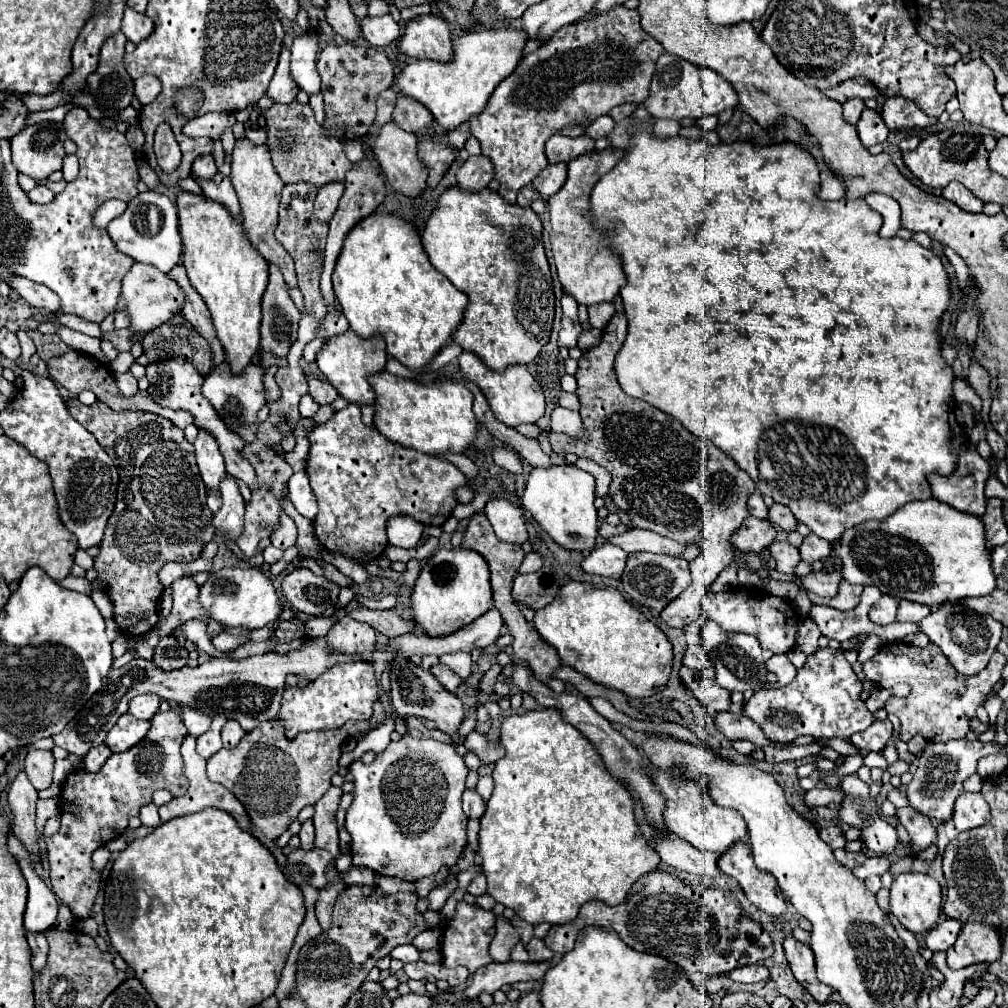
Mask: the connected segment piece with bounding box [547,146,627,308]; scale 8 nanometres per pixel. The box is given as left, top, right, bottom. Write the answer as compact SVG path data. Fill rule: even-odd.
M605 148L603 152L591 152L585 156L579 156L577 160L569 162L569 174L563 188L553 194L549 204L551 214L551 248L553 248L553 260L557 266L557 274L563 286L563 292L573 296L583 306L595 306L601 302L613 302L613 298L619 294L619 290L627 284L627 278L623 274L621 260L605 250L601 244L601 234L591 226L591 214L589 214L589 194L597 180L607 174L617 160L623 156L623 150Z

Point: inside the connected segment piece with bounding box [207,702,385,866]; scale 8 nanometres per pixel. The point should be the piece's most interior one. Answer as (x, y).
(274, 776)

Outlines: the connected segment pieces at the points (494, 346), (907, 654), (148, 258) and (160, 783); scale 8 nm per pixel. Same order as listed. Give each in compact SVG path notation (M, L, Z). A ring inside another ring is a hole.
M449 188L441 194L437 208L429 216L421 234L421 242L431 264L469 296L463 322L453 332L453 342L459 344L465 352L479 356L483 364L495 372L503 372L507 366L533 362L541 348L549 342L555 306L553 280L543 252L539 216L531 208L505 202L489 188L481 192Z
M905 642L885 644L873 658L863 664L863 674L867 680L875 682L881 688L893 688L895 684L911 686L909 696L895 698L885 702L885 710L895 714L901 722L901 740L909 742L915 734L921 734L927 740L947 742L953 738L965 738L969 732L969 720L975 716L977 706L993 690L1001 678L1001 670L1007 664L999 652L993 654L987 668L973 676L959 676L959 672L945 660L945 654L935 644L925 648L915 648Z
M147 190L139 196L135 196L127 210L109 222L107 234L113 238L115 246L131 256L135 262L157 266L161 272L169 272L175 264L181 262L181 236L179 236L179 224L177 224L177 208L175 204L161 192ZM151 206L157 208L157 212L149 212Z
M173 710L157 712L151 720L151 730L137 746L123 754L111 754L99 772L73 770L59 796L61 828L49 838L47 860L51 870L51 888L55 896L71 908L77 918L87 918L91 904L99 890L99 874L91 868L91 854L101 844L117 838L131 816L139 816L139 808L151 802L151 794L159 788L169 790L173 796L181 796L187 790L187 778L183 776L181 744L187 736L187 728Z

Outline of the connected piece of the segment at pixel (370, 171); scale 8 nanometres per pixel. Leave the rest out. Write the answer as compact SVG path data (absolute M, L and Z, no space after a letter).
M365 146L365 150L367 150L365 160L357 162L357 164L351 168L351 172L347 172L347 178L345 178L345 194L343 194L343 198L339 200L339 208L337 208L337 212L333 214L331 222L329 222L329 238L327 238L327 246L325 246L325 262L323 262L321 284L319 284L323 302L325 302L329 314L335 314L335 312L337 312L337 310L335 310L335 294L333 294L333 288L331 288L331 274L333 274L335 262L337 262L337 258L339 258L339 252L341 252L341 248L343 248L343 240L347 238L347 234L351 232L351 228L353 228L359 220L363 220L363 218L367 218L371 212L375 212L377 206L379 206L379 204L383 202L383 198L385 198L385 178L377 174L377 172L379 172L377 162L375 162L375 160L369 160L371 152L369 152L367 146Z

